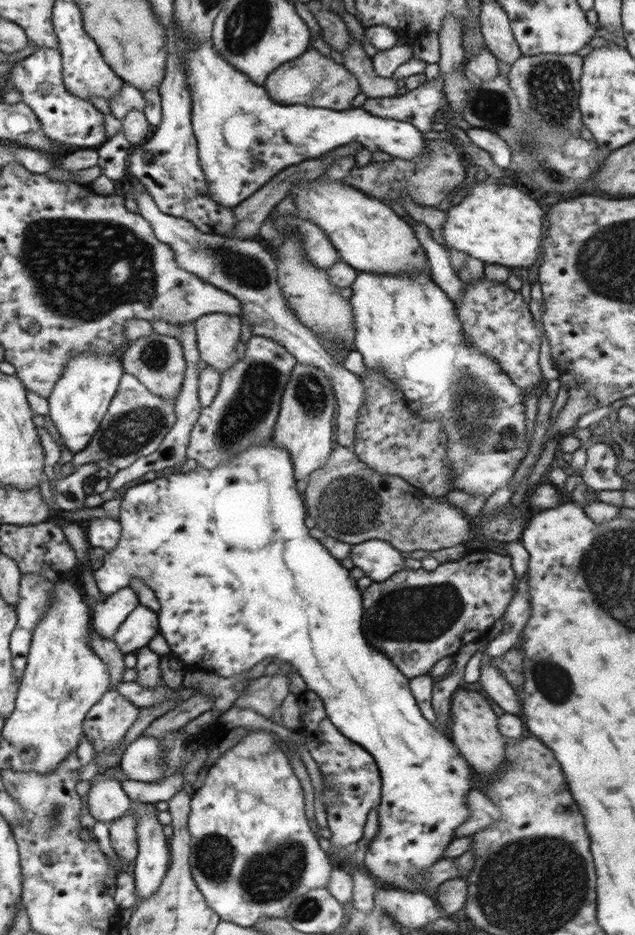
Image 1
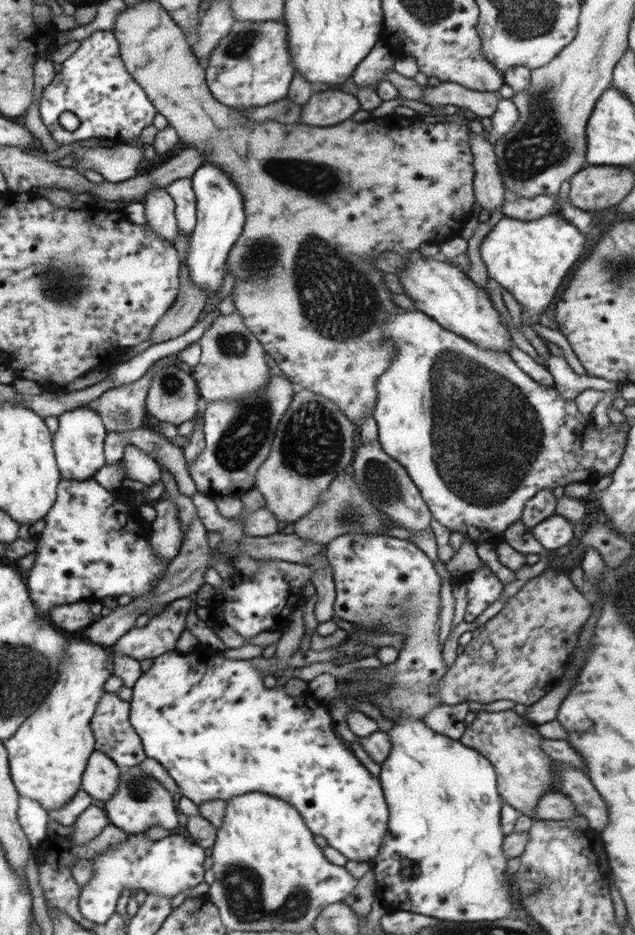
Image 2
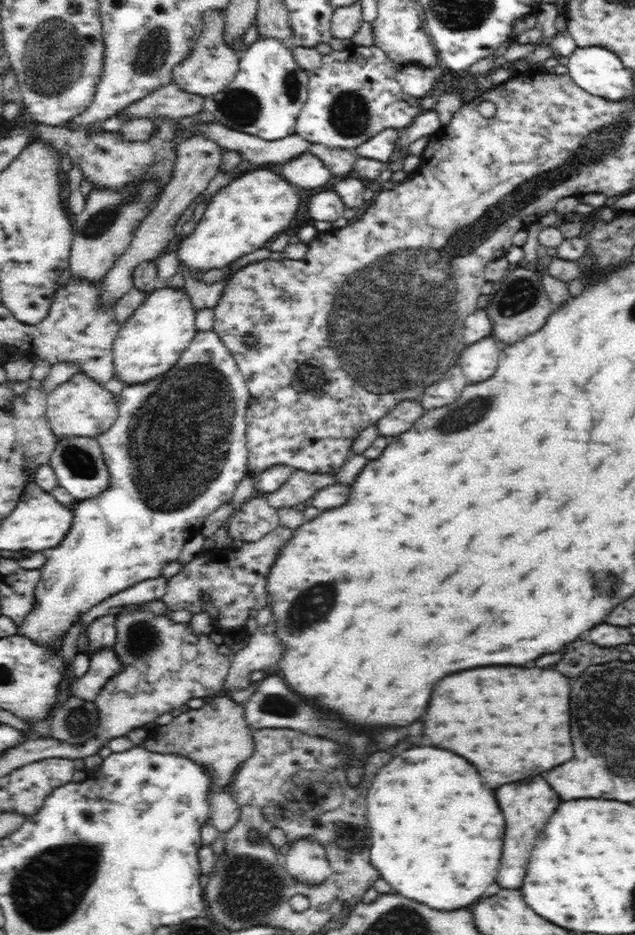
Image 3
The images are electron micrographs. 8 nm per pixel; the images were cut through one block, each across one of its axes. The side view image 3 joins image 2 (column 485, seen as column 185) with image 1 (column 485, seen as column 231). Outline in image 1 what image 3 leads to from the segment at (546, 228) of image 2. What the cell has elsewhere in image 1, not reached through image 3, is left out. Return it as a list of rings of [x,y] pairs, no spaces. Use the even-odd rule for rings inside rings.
[[[490,179],[477,182],[457,205],[446,210],[446,224],[442,228],[442,237],[448,247],[478,258],[486,264],[498,264],[506,268],[530,268],[542,254],[542,237],[546,232],[544,210],[536,200],[528,198],[520,189],[506,184],[498,184]]]

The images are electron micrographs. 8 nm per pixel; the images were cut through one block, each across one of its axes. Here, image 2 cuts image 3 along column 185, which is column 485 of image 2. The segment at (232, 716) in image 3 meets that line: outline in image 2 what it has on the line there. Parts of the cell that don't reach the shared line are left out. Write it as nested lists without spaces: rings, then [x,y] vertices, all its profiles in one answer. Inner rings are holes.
[[[508,709],[497,712],[480,711],[476,714],[474,721],[466,726],[459,740],[464,746],[475,748],[490,760],[497,775],[498,793],[504,803],[516,808],[534,821],[538,820],[538,817],[534,815],[534,808],[541,797],[545,796],[544,794],[557,792],[556,761],[542,749],[540,745],[542,738],[536,726],[532,726],[525,716],[520,716],[514,710]]]

